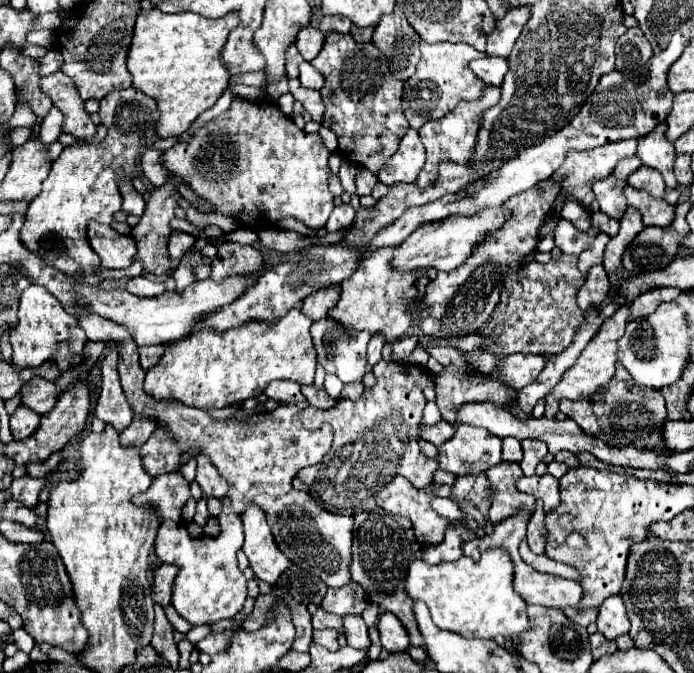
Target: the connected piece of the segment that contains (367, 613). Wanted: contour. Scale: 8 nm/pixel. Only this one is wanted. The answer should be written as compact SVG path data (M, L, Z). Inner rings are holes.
M370 602L368 607L363 611L362 617L368 627L377 625L379 619L379 605Z

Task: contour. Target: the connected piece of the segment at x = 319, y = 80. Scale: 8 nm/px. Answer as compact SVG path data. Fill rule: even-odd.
M300 63L300 83L308 89L322 89L324 77L310 65L310 63Z

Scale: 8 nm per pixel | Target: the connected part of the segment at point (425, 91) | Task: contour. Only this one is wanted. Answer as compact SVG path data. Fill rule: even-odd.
M420 43L422 59L416 67L414 77L410 77L404 83L402 93L402 111L408 119L408 125L414 129L420 129L426 121L440 119L448 115L460 101L474 101L482 97L482 91L486 83L476 77L470 69L470 61L482 57L484 53L478 53L476 49L470 49L466 43Z

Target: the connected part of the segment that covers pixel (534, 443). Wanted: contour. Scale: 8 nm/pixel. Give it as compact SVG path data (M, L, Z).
M524 439L522 449L524 449L524 459L520 461L520 467L522 467L524 475L530 477L530 475L534 475L536 465L544 459L548 449L546 449L546 443L540 439Z

